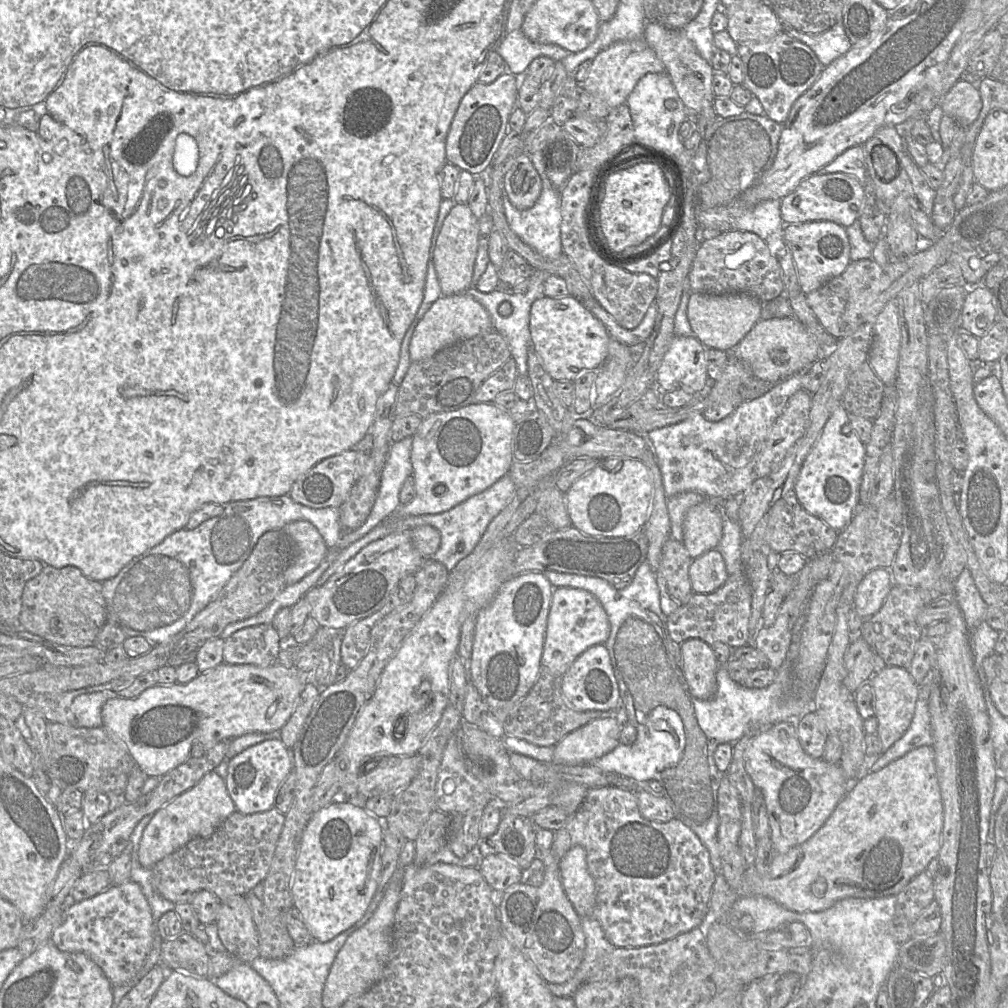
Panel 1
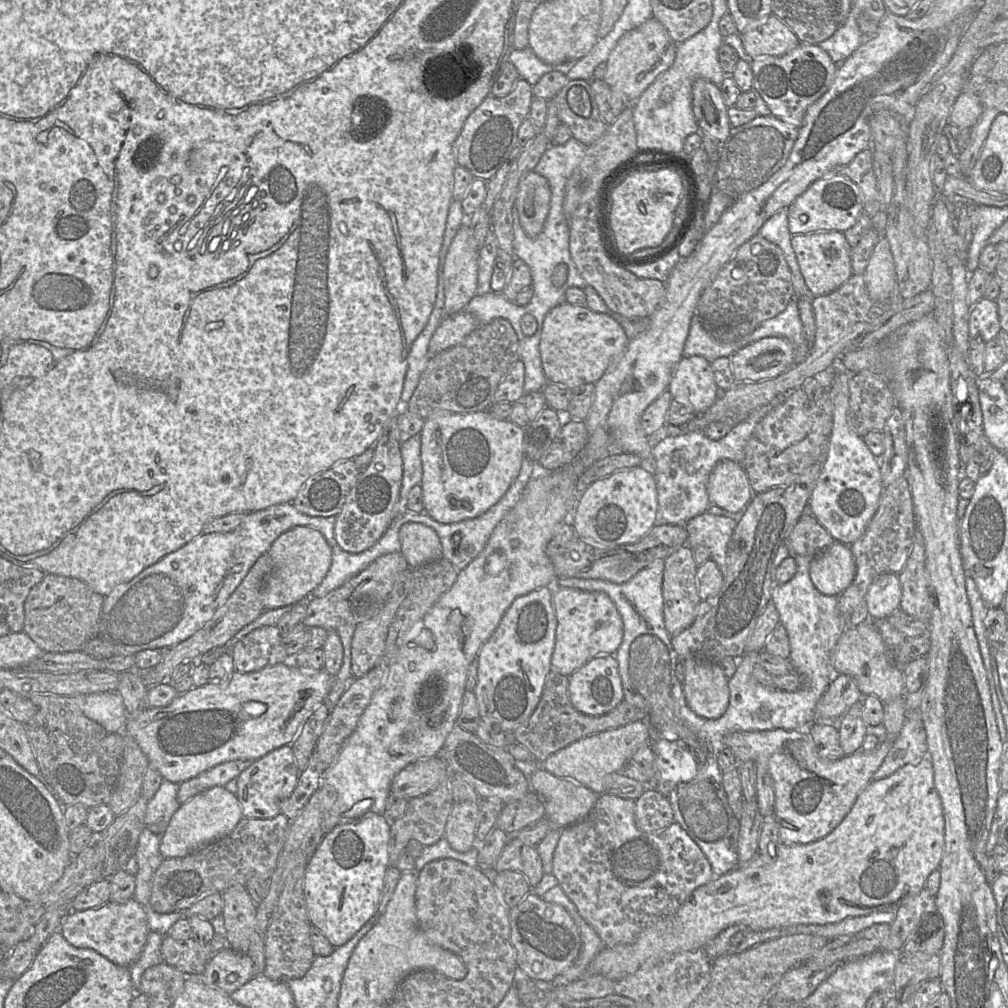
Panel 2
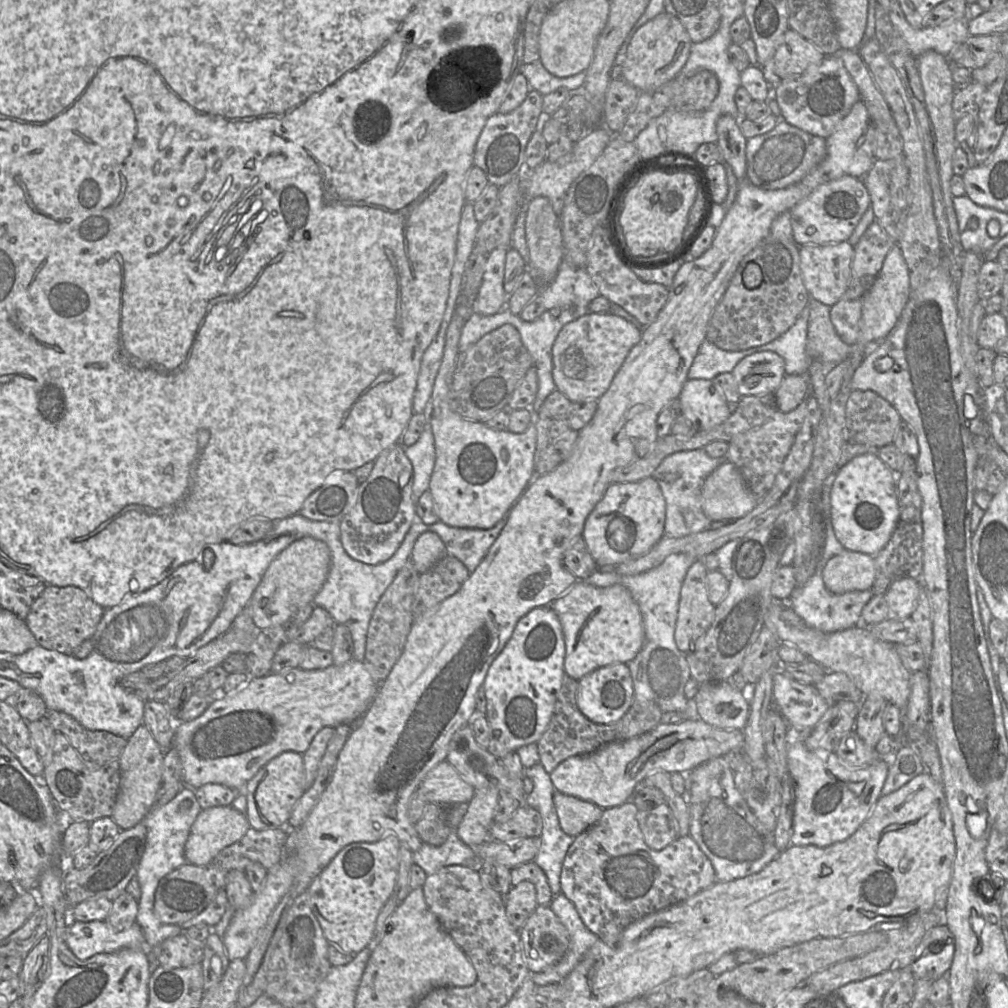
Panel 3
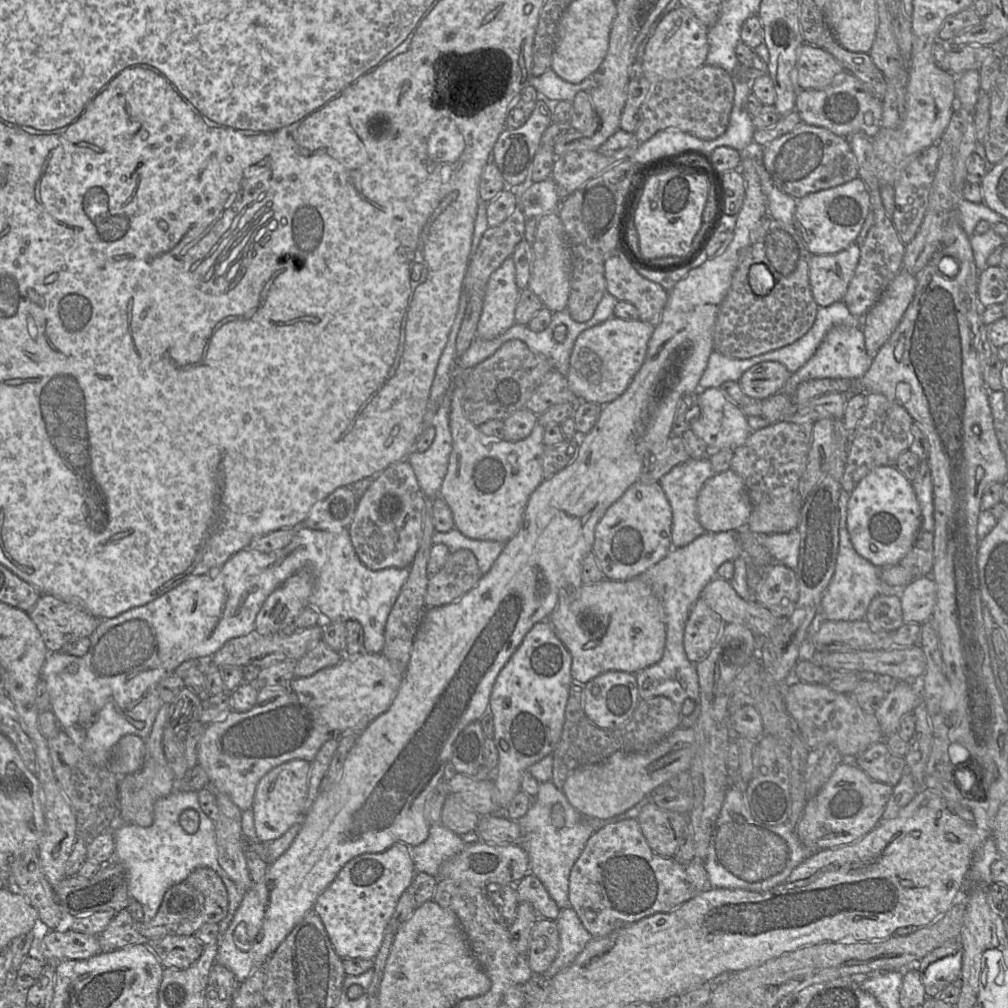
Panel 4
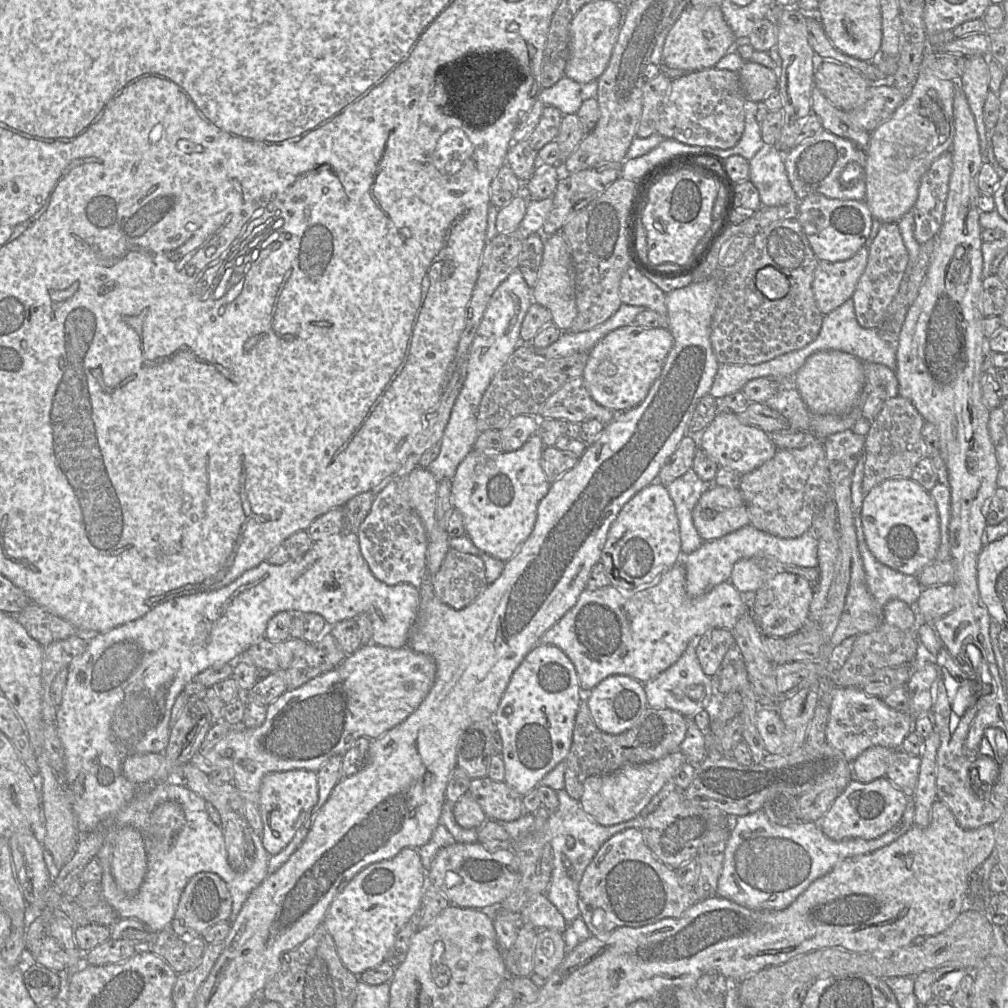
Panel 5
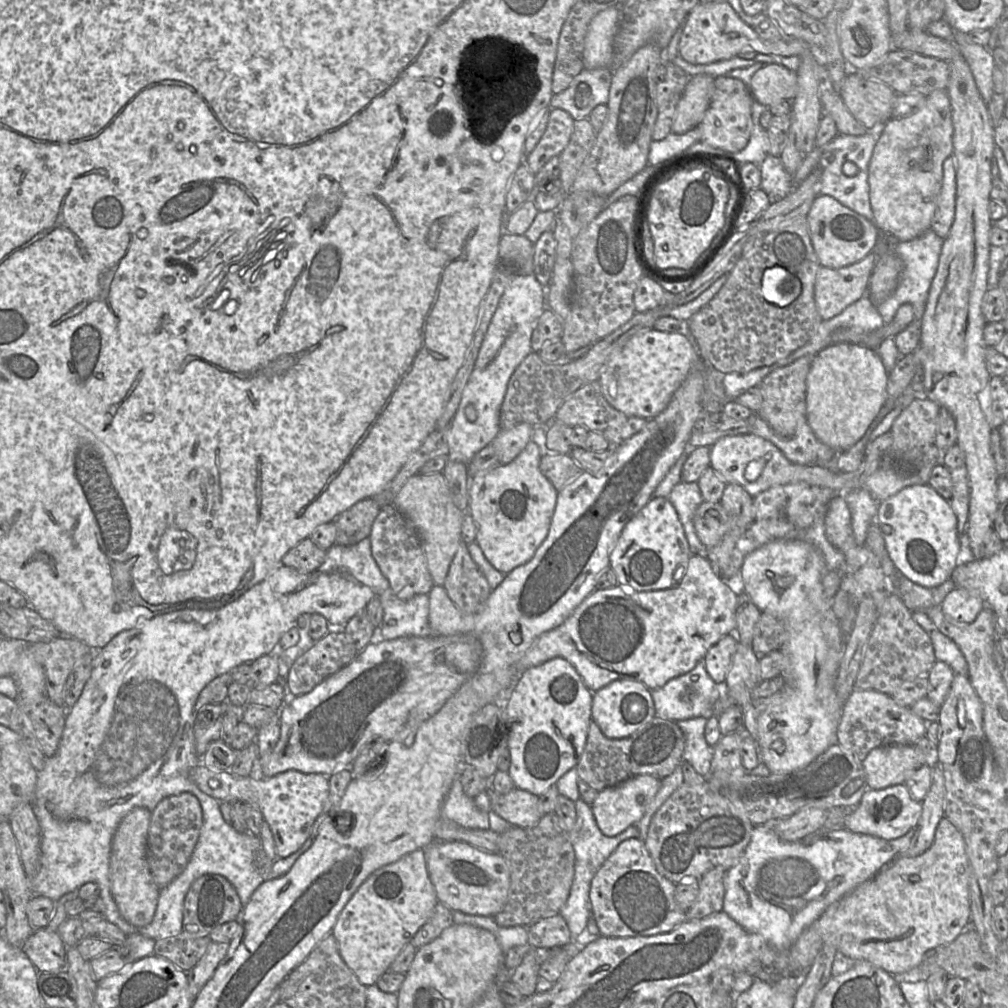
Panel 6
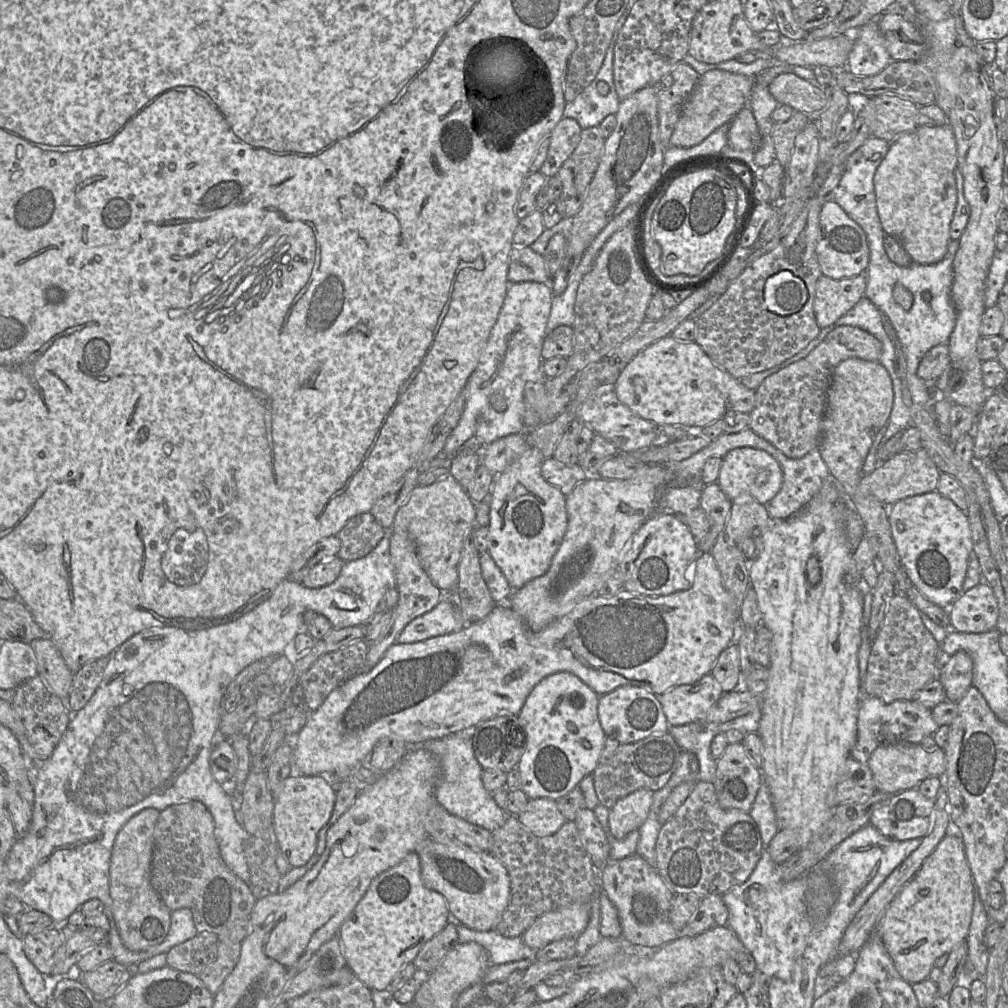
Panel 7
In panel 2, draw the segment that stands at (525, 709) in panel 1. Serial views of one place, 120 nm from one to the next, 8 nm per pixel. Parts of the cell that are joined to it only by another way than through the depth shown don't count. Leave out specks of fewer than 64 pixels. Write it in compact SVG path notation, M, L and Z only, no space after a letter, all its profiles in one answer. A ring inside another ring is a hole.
M551 669L546 677L542 694L535 710L522 726L512 732L516 741L526 747L540 764L551 754L577 740L645 718L645 713L641 709L624 700L606 714L599 716L583 714L571 704L568 694L568 683L569 676Z

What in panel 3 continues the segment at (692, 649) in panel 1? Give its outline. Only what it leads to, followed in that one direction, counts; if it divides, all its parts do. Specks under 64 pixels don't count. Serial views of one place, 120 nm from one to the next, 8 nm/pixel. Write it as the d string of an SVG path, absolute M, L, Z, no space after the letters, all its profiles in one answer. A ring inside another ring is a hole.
M729 681L698 684L693 703L698 718L717 728L743 730L750 703Z

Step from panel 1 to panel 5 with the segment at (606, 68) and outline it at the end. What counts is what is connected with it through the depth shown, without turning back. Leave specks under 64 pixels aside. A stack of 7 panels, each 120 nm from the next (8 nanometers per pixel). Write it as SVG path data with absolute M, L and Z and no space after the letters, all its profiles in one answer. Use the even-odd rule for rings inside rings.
M688 5L668 32L663 45L661 63L685 72L714 67L734 50L736 37L726 22L720 7Z

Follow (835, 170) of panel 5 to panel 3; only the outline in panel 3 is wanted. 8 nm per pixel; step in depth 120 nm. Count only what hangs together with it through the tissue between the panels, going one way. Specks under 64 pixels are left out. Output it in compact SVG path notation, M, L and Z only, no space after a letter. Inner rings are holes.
M780 119L771 131L746 141L746 177L765 190L783 189L801 181L827 155L826 139Z

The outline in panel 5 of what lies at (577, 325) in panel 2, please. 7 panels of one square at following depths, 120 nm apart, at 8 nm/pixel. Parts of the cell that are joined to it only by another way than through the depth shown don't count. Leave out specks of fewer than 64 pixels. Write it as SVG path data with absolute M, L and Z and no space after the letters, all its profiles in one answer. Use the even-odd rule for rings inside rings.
M635 323L607 334L589 350L582 375L593 400L616 412L640 405L659 377L673 344L673 336L667 328L646 328Z

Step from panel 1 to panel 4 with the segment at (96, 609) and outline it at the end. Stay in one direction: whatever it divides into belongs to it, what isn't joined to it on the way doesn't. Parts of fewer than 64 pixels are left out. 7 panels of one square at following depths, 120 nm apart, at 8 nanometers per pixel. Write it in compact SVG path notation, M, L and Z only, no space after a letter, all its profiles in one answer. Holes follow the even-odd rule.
M41 594L27 614L49 652L59 652L69 642L89 638L101 621L80 605L50 594Z

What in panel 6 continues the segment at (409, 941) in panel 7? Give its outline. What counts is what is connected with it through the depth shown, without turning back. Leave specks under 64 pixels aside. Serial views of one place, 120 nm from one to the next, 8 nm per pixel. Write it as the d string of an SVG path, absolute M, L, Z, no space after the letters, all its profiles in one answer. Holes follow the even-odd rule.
M415 850L374 871L343 908L331 932L345 964L365 987L376 985L418 930L430 919L438 898L430 881L426 854Z

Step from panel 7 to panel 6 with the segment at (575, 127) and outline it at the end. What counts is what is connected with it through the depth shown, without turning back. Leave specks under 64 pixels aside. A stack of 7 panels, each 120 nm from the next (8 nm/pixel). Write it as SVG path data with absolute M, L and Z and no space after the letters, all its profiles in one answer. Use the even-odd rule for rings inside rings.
M551 108L545 133L540 141L523 162L534 173L538 173L542 167L554 156L559 156L569 143L573 133L574 119L569 113L559 108Z

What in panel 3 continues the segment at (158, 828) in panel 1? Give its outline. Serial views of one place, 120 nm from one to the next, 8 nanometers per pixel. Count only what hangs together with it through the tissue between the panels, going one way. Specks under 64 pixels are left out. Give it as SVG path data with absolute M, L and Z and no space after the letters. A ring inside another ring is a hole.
M231 805L202 809L185 844L186 861L197 866L209 864L222 849L240 840L249 828L246 815Z

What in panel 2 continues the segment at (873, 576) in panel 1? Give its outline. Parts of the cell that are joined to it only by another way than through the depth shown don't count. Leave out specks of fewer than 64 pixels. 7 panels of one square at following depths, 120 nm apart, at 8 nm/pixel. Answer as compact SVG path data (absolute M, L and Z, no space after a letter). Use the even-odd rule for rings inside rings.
M880 575L869 587L865 603L872 619L883 619L900 608L901 586L898 575Z

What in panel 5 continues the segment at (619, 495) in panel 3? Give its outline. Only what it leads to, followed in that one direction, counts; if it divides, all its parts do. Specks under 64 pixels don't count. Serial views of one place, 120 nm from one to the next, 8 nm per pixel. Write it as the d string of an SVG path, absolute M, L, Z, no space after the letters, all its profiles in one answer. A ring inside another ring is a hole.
M654 481L635 494L621 509L609 529L600 561L611 585L624 592L632 592L654 585L666 570L680 564L682 557L679 521L675 505L666 486Z

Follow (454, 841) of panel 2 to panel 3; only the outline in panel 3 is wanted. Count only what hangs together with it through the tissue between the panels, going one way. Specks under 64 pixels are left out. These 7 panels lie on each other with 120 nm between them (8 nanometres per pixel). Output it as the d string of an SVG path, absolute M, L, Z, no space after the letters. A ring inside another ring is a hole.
M495 786L475 790L462 821L455 829L458 837L468 846L478 847L489 839L499 793Z

